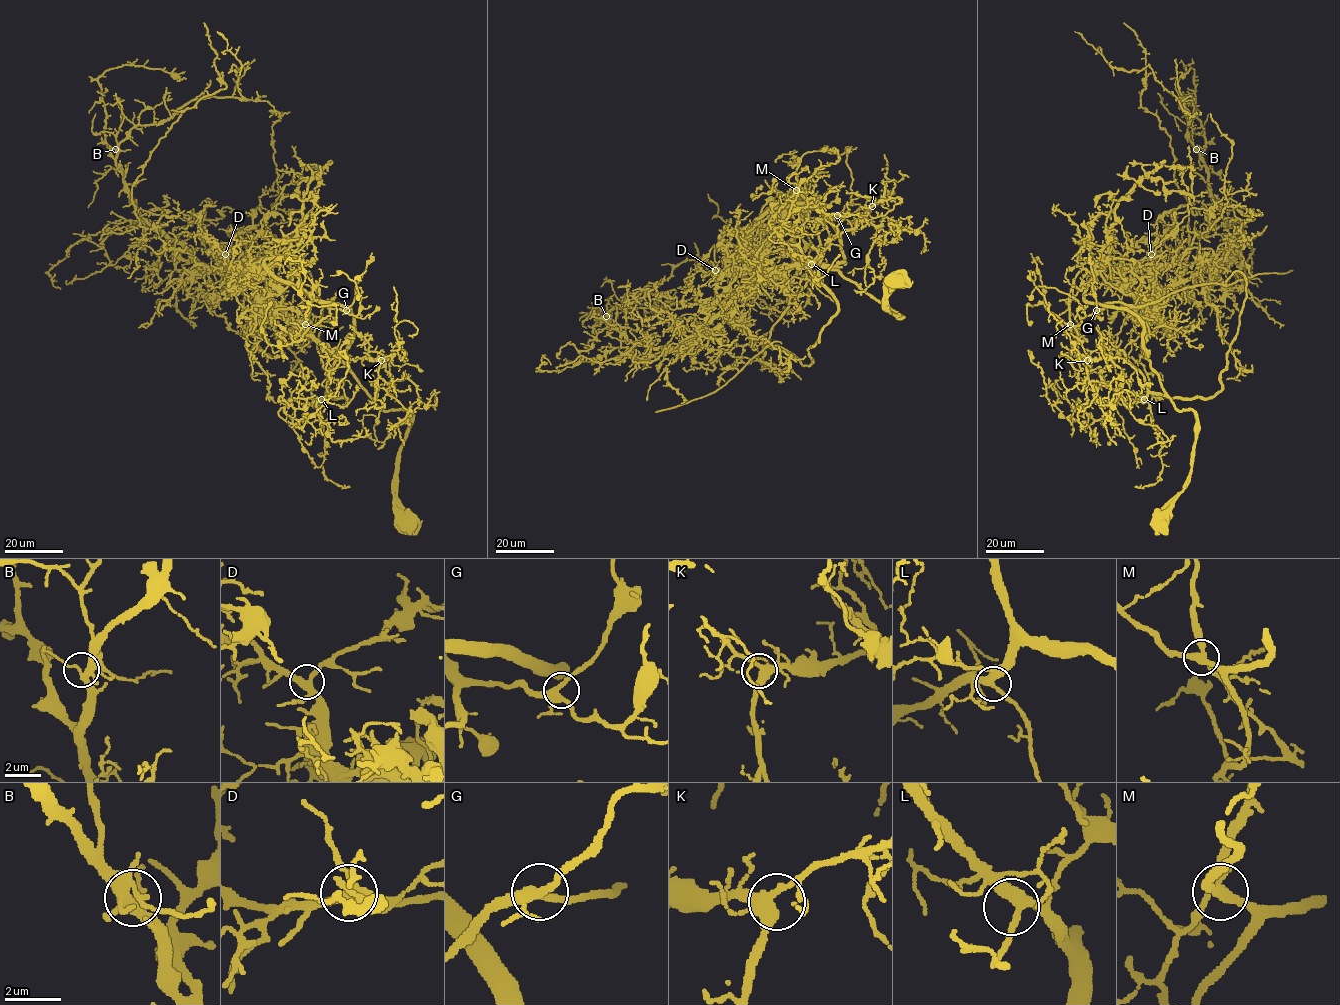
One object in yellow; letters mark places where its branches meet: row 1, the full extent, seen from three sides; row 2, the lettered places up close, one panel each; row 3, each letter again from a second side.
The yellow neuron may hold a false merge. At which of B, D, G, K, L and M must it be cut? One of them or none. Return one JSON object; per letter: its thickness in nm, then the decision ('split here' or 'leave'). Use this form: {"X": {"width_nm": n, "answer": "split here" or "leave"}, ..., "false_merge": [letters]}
{"B": {"width_nm": 300, "answer": "leave"}, "D": {"width_nm": 320, "answer": "leave"}, "G": {"width_nm": 320, "answer": "leave"}, "K": {"width_nm": 380, "answer": "leave"}, "L": {"width_nm": 360, "answer": "leave"}, "M": {"width_nm": 360, "answer": "split here"}, "false_merge": ["M"]}

